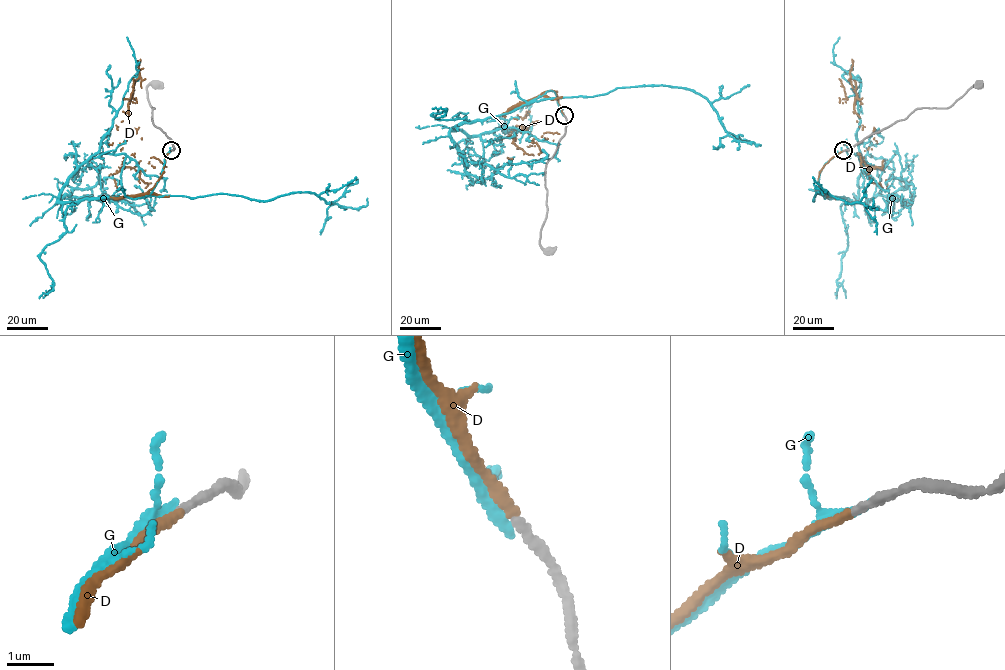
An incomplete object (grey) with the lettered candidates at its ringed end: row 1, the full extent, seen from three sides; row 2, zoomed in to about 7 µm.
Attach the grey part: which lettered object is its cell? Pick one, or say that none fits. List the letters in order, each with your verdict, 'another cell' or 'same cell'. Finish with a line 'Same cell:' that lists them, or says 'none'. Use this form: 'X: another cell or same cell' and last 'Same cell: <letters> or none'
D: same cell
G: another cell
Same cell: D

